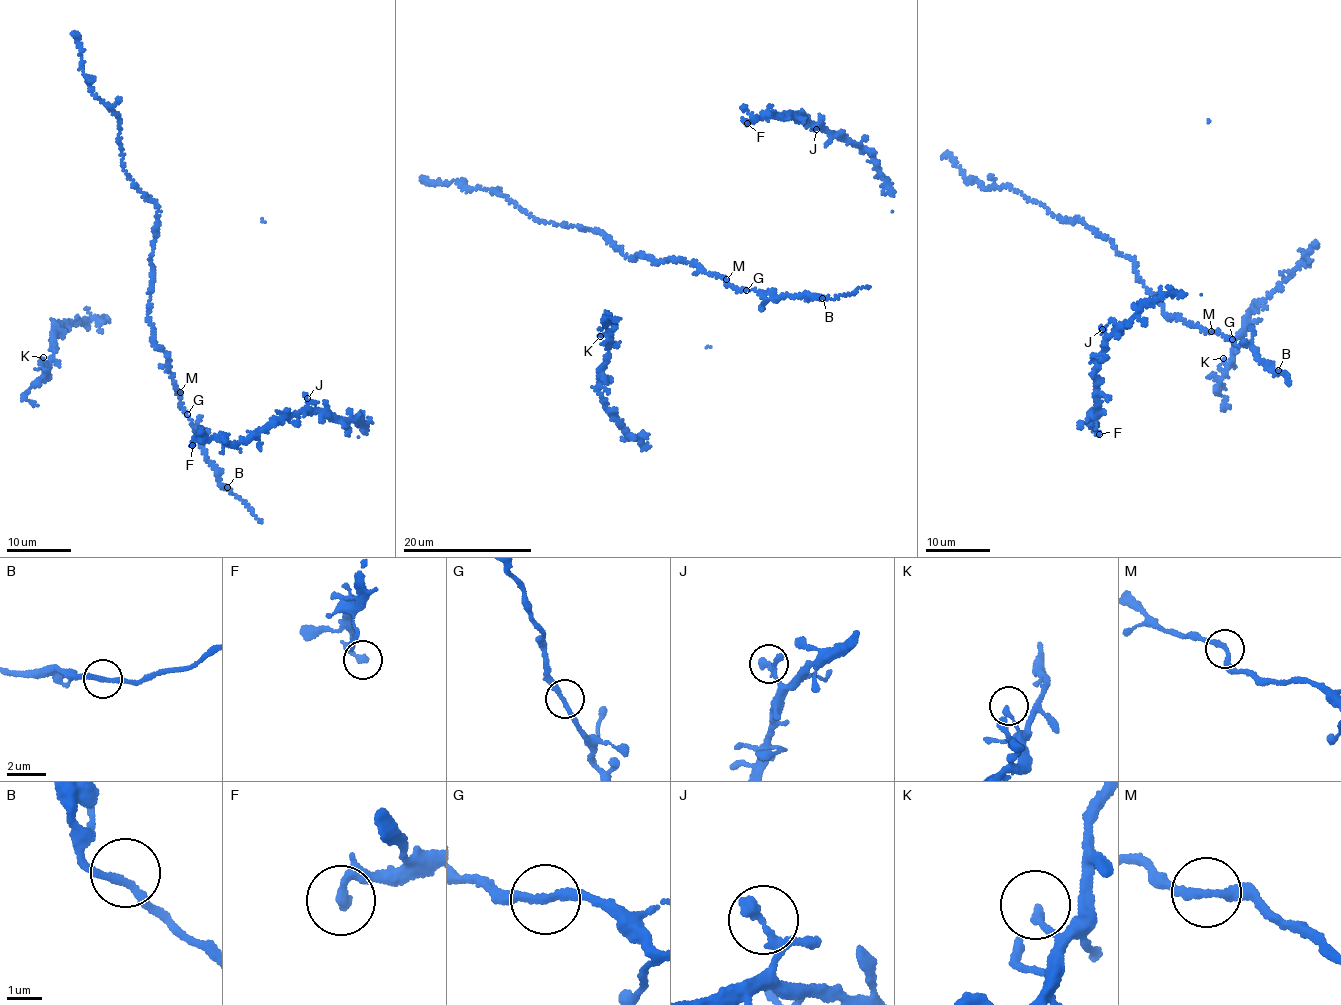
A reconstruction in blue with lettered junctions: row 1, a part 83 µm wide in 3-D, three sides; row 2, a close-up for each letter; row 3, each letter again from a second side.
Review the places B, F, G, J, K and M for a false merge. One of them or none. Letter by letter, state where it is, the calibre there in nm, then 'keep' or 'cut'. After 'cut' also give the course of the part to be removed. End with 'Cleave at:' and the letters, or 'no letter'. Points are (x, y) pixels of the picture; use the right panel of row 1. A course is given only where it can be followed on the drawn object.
B: (1278, 370) | 240 nm | keep
F: (1099, 434) | 240 nm | keep
G: (1232, 339) | 220 nm | keep
J: (1102, 329) | 240 nm | keep
K: (1223, 358) | 260 nm | keep
M: (1211, 331) | 240 nm | cut | (1210, 332), (1165, 314), (1135, 262), (1083, 222), (1067, 223), (1008, 186), (971, 182), (942, 157)
Cleave at: M

